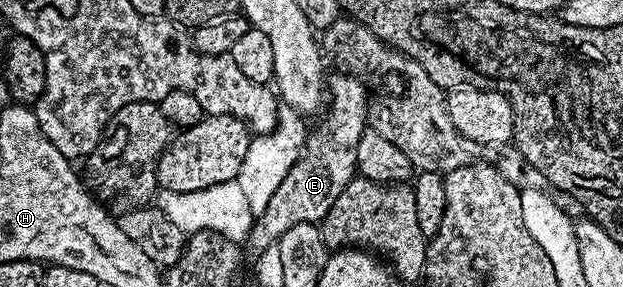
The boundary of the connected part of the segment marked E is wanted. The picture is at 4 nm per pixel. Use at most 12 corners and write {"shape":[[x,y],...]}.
{"shape":[[328,81],[322,131],[248,234],[255,254],[320,223],[356,175],[366,85]]}

